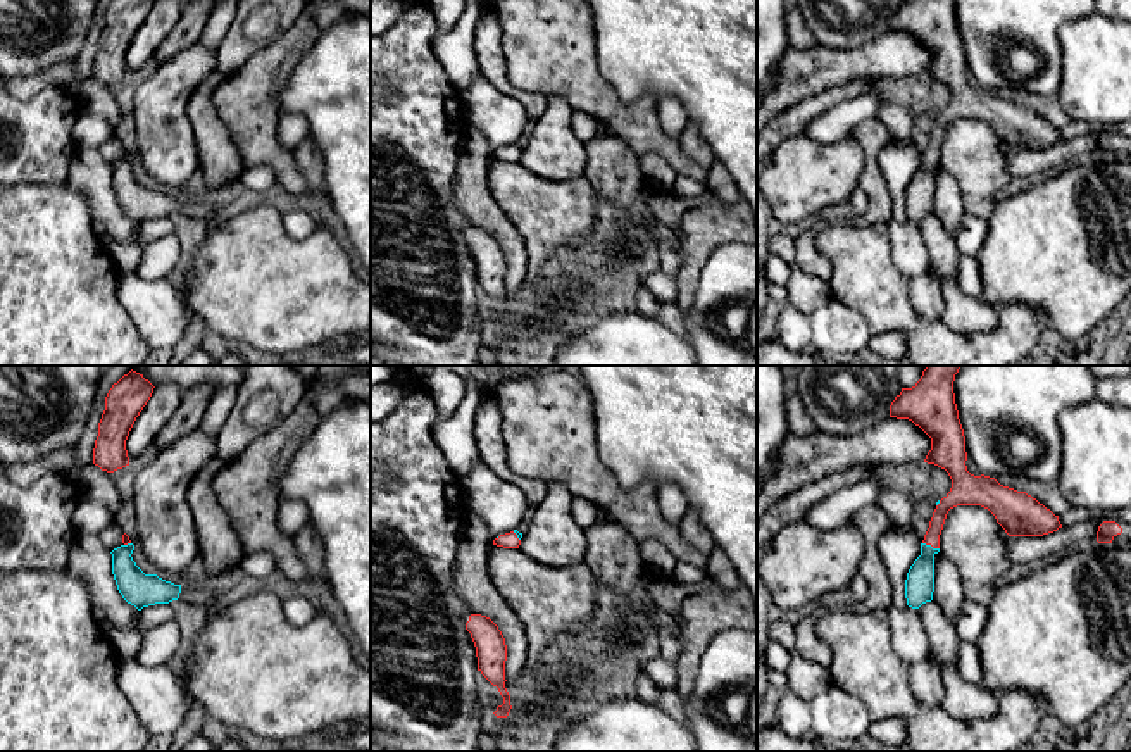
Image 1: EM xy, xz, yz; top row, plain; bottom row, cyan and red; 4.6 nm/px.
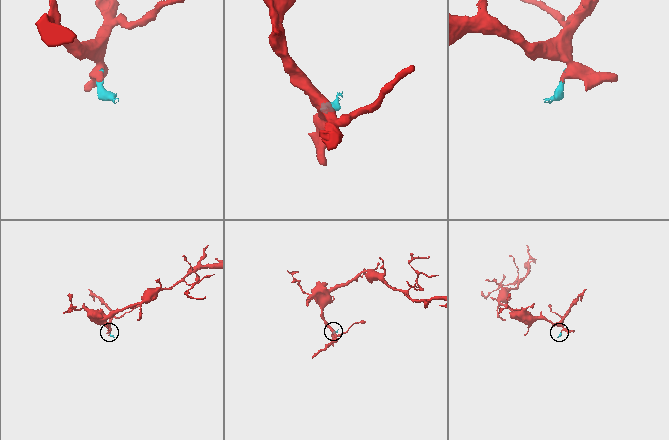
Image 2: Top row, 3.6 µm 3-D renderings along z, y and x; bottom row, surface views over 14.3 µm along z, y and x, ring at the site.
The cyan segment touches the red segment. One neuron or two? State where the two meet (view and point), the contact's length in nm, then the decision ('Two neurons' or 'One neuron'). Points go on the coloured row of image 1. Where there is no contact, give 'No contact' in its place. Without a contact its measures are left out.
Touches cyan at yz (930, 545). Shared border 90 nm. One neuron

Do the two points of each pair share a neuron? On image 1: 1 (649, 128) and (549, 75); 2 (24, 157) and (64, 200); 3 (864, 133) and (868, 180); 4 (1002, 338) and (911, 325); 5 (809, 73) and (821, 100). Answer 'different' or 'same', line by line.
1: same
2: different
3: same
4: same
5: different

